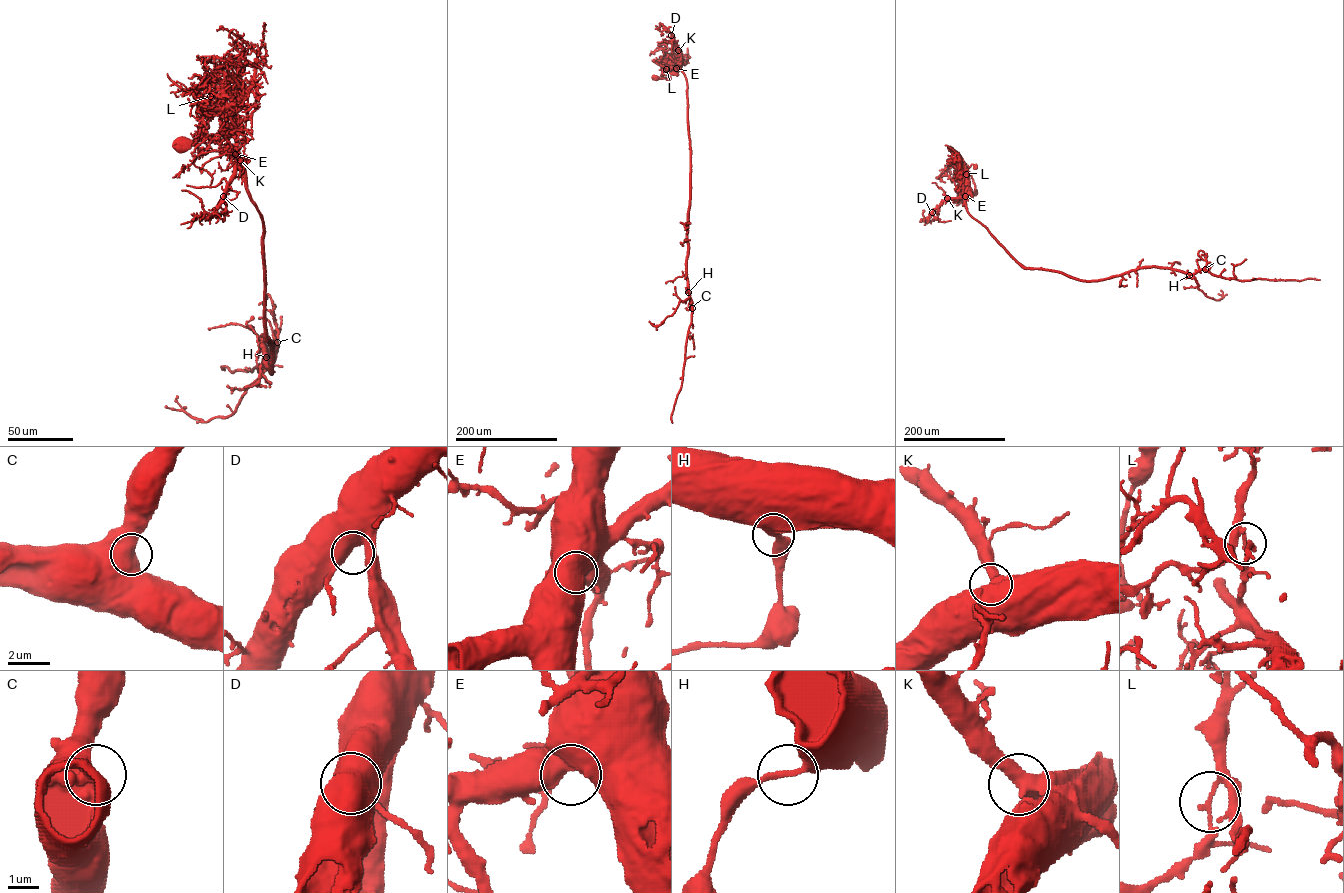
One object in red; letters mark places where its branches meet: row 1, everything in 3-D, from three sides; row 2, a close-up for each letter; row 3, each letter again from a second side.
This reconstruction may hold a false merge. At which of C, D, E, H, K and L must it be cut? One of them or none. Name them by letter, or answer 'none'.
L

